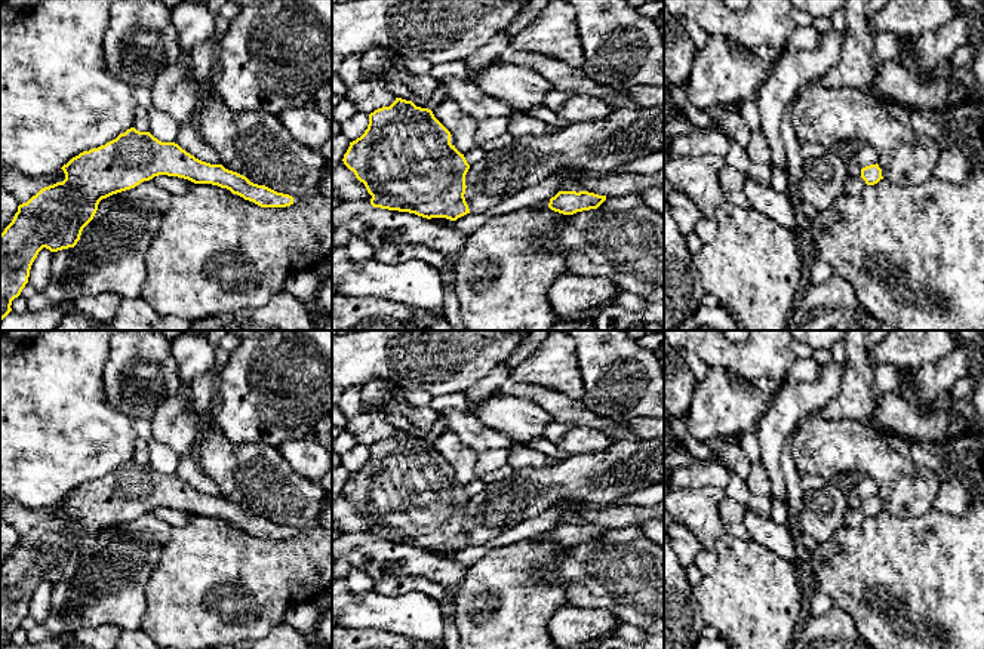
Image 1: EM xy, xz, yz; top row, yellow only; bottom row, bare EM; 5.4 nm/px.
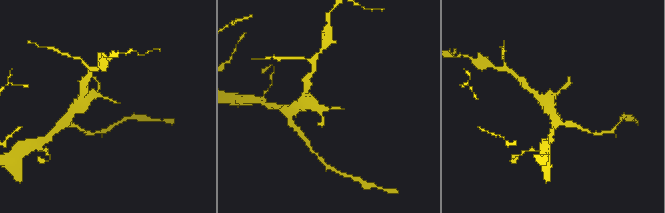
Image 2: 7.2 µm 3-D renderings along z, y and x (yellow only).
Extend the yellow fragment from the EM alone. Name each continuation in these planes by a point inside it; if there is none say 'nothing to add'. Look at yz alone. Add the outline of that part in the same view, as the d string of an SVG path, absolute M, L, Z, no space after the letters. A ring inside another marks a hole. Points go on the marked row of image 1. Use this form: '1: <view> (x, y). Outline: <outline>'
nothing to add

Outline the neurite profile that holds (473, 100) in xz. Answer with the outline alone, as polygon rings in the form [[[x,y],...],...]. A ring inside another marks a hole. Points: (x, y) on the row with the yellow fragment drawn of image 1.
[[[446,77],[440,83],[446,86],[448,98],[456,101],[462,113],[476,122],[513,116],[513,108],[508,104],[489,96],[474,80]]]

